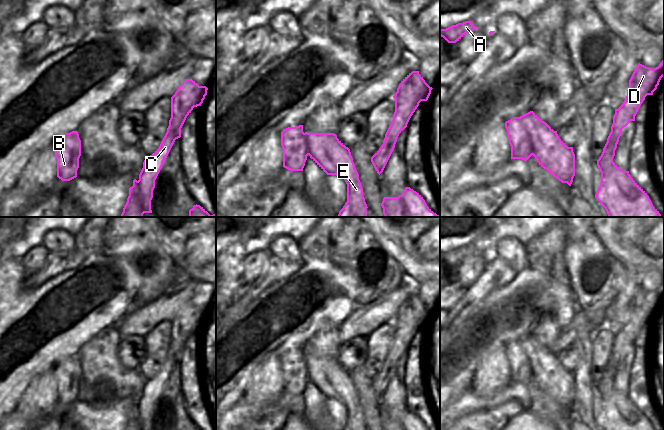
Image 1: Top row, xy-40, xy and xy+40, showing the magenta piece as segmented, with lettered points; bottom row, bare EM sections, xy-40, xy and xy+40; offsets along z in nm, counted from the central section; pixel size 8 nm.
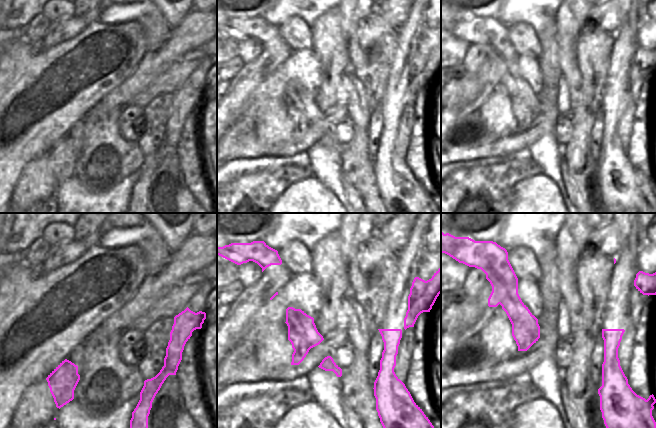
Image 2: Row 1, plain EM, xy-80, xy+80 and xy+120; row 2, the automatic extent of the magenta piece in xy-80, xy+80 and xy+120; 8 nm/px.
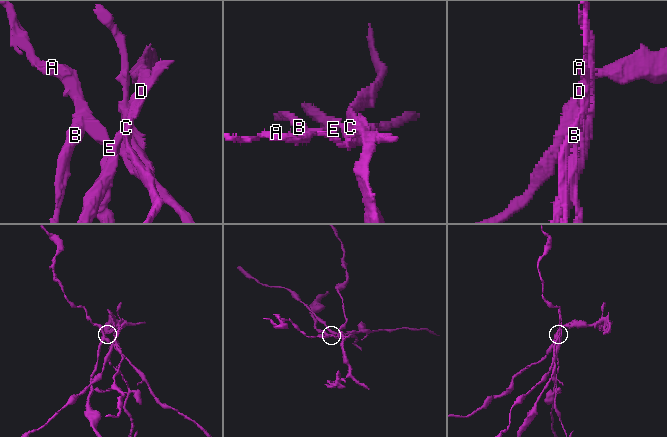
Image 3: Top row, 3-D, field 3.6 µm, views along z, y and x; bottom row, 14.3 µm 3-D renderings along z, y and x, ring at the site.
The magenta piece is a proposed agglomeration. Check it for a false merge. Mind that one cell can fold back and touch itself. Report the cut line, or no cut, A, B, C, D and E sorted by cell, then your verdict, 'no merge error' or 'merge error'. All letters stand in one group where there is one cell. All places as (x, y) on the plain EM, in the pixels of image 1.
xy+40 (513, 342), (526, 352), (533, 378) | A C D E / B | merge error

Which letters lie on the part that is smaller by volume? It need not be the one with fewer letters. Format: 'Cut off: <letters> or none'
Cut off: B.

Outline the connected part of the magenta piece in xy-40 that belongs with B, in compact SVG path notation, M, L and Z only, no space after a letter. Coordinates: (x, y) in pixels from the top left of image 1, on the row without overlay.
M72 355L60 361L55 366L53 374L57 382L57 401L62 405L76 402L81 380L81 364L78 356Z

